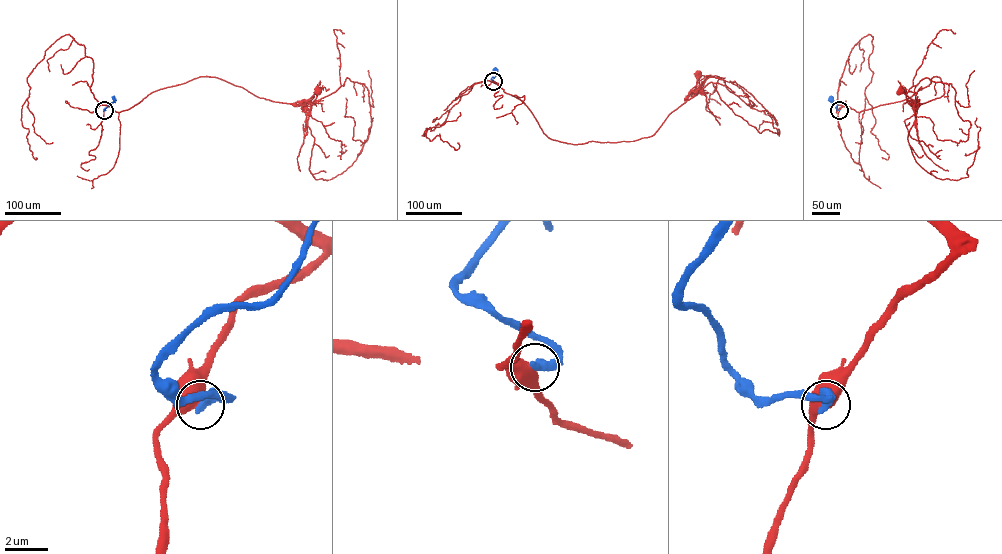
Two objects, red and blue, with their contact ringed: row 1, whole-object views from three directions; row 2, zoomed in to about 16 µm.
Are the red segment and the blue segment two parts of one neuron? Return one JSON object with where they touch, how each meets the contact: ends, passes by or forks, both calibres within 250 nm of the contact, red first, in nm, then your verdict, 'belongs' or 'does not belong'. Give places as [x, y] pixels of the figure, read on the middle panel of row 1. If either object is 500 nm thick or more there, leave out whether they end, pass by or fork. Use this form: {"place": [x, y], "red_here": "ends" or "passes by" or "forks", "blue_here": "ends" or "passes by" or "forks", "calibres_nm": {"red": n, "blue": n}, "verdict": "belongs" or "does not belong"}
{"place": [493, 81], "calibres_nm": {"red": 700, "blue": 480}, "verdict": "does not belong"}

